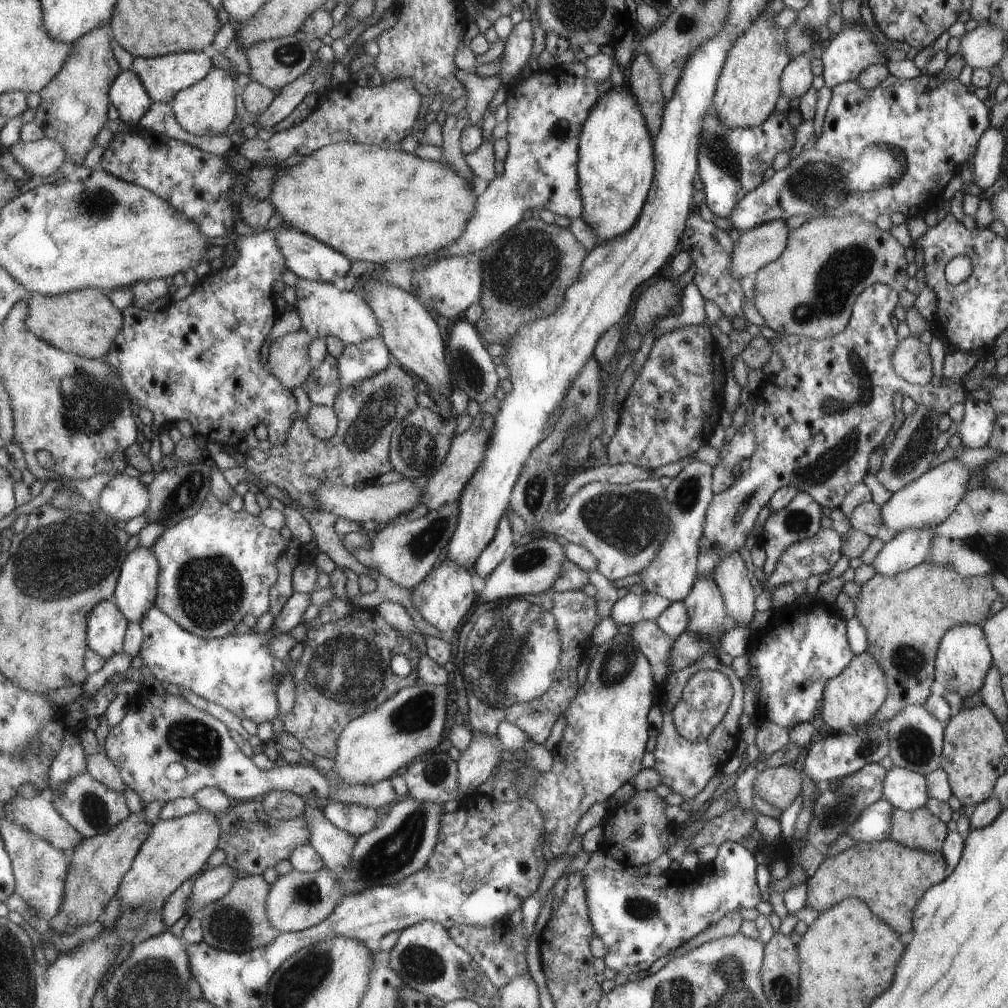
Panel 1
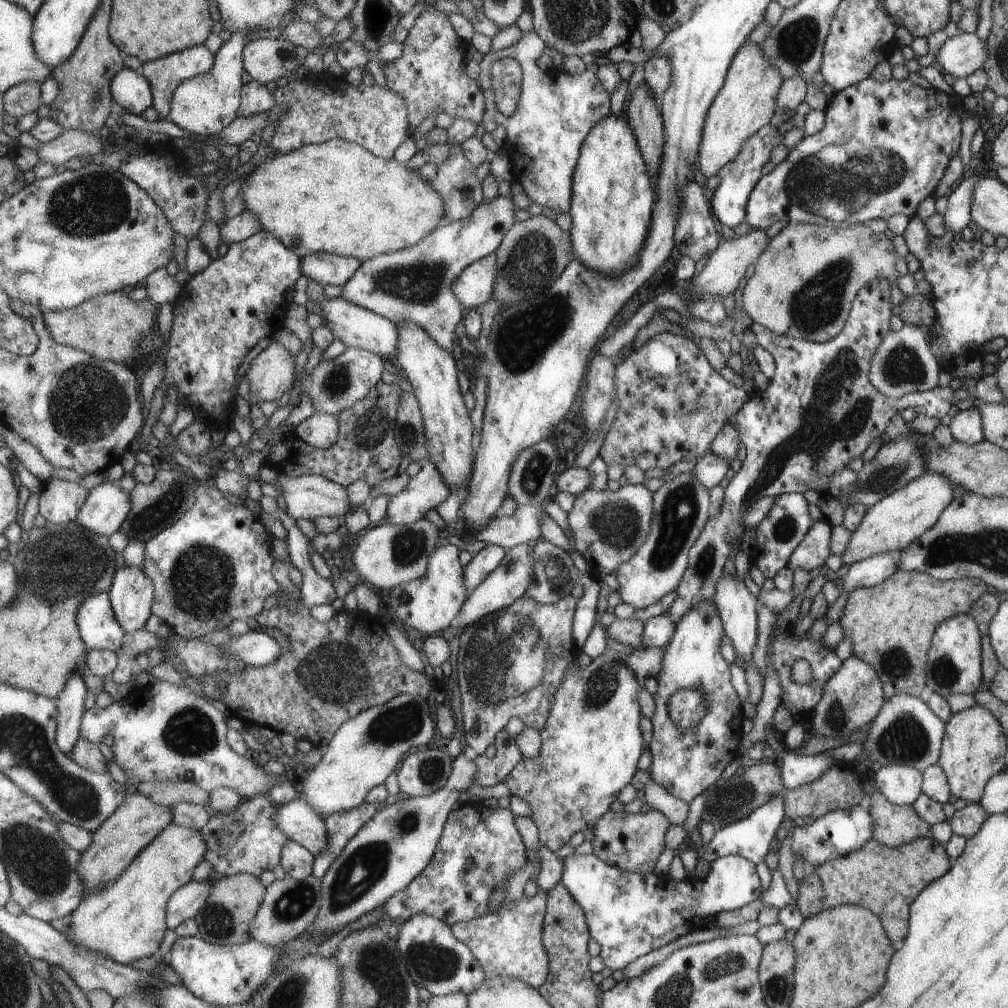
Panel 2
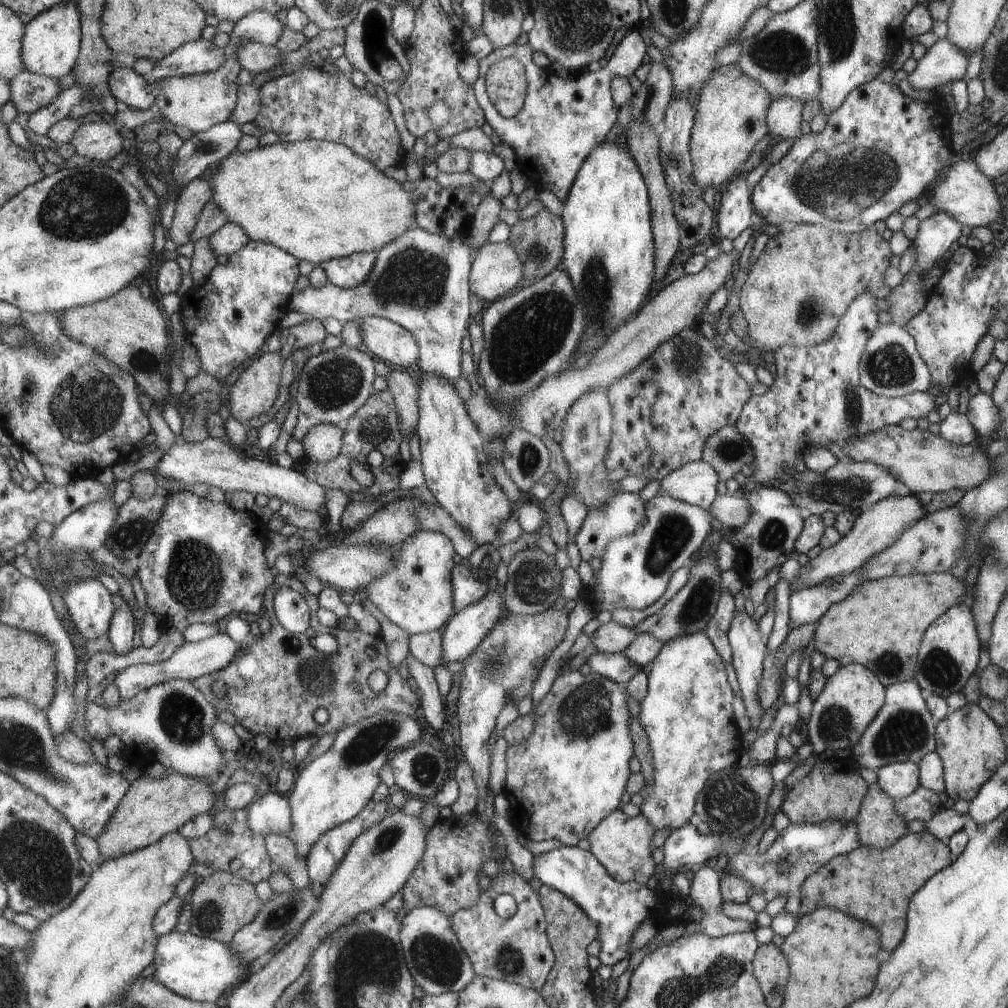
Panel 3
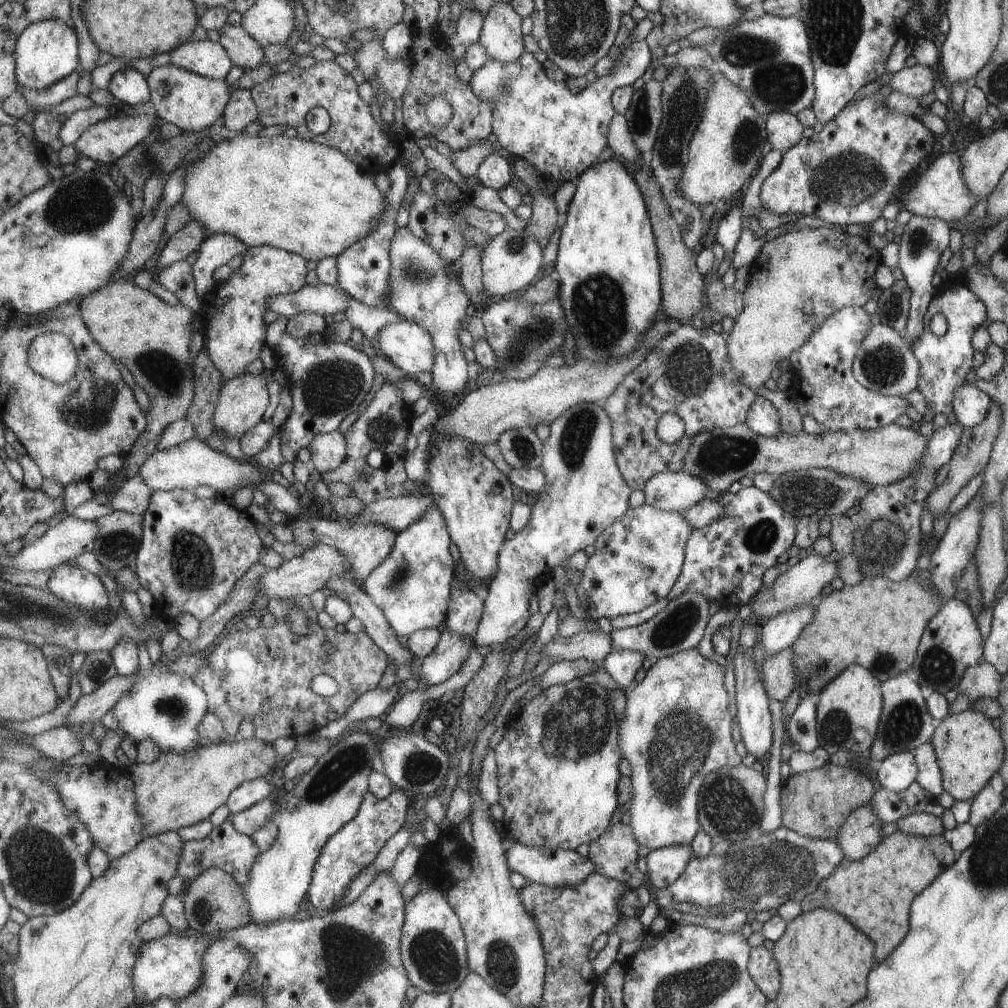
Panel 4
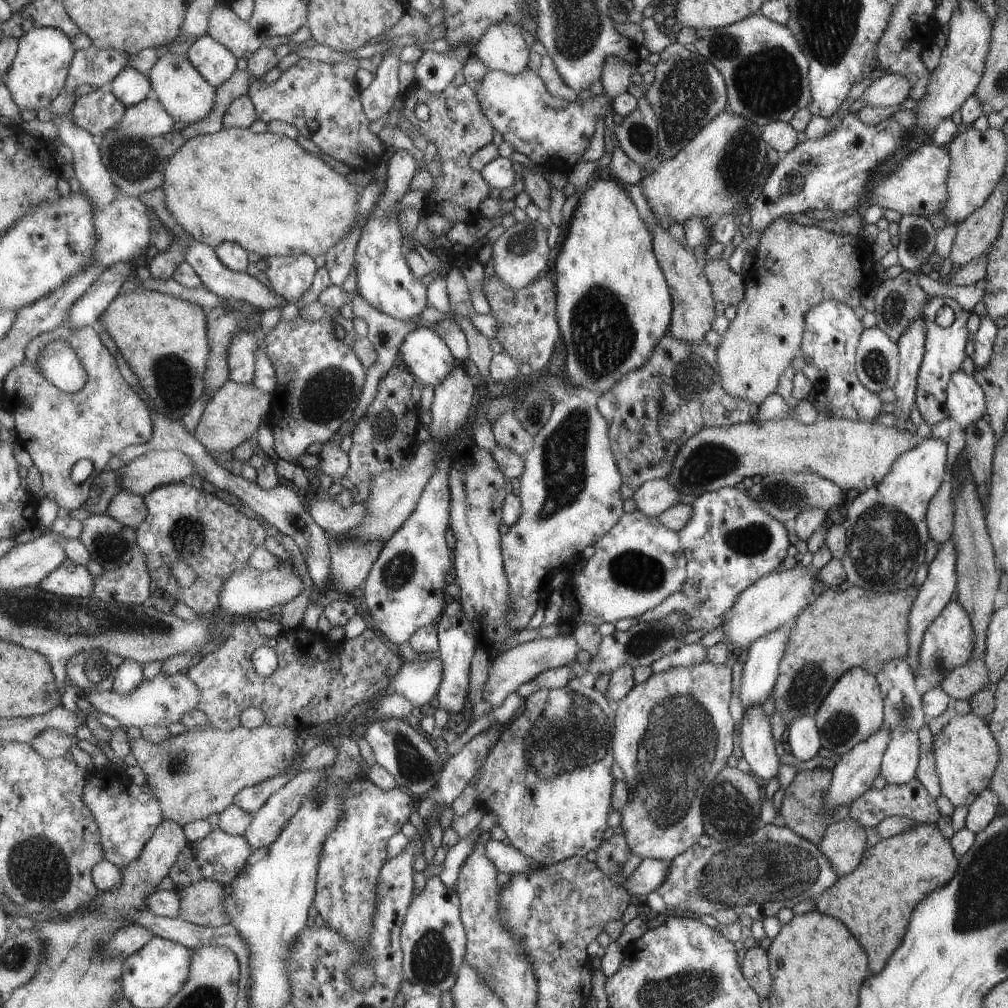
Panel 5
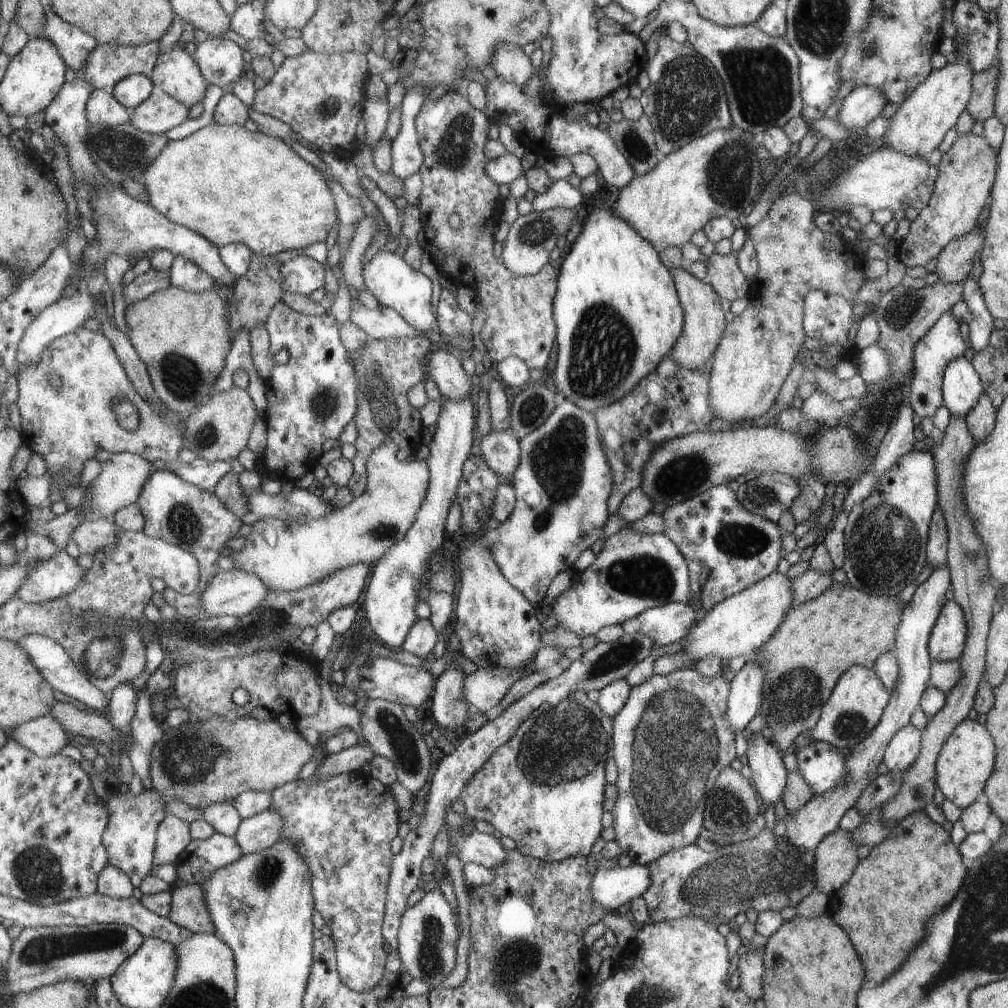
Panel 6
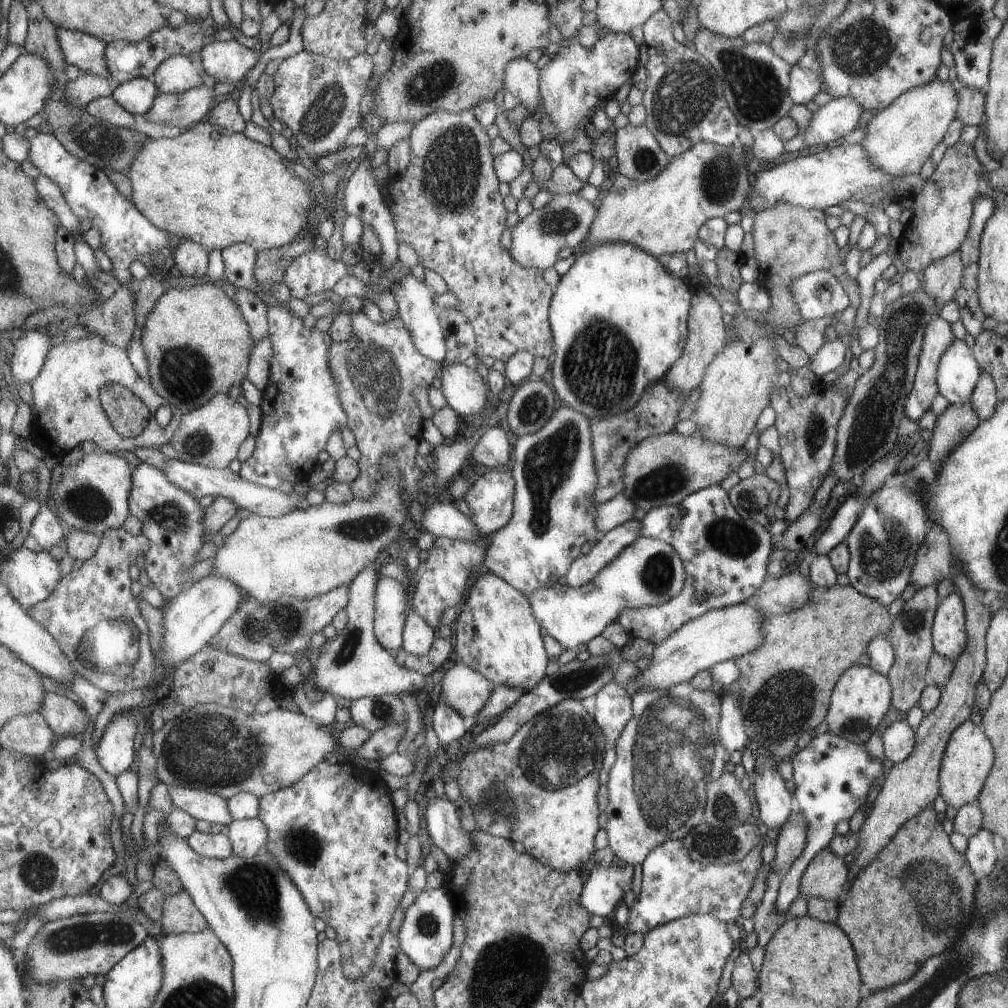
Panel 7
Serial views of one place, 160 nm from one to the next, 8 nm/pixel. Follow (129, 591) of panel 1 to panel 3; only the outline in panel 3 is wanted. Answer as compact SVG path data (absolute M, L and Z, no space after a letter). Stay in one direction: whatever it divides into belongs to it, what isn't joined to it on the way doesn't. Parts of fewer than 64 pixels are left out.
M123 600L120 607L116 608L109 640L113 642L117 653L130 653L133 638L137 634L137 618L135 618L135 608L129 604L129 600Z

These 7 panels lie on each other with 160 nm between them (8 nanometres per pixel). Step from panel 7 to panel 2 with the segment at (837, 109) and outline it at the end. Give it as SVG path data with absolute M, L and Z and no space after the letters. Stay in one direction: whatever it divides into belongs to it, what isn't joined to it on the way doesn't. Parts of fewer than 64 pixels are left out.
M975 31L972 33L957 33L955 36L947 37L944 44L935 56L933 66L941 66L943 74L951 74L956 79L968 77L975 69L981 69L987 61L988 51L987 42L979 38Z

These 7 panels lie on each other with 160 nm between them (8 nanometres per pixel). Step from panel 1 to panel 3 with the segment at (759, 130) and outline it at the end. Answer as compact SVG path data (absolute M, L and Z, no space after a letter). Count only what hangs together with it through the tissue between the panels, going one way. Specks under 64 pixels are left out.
M745 175L735 176L722 188L717 210L717 232L721 238L733 240L753 223L752 204Z

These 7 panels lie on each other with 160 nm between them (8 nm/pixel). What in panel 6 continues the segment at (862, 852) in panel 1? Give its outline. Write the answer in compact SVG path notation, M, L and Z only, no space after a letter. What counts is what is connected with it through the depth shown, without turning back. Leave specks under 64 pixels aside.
M919 809L893 825L883 841L871 847L869 854L857 862L852 877L837 890L839 911L833 912L830 918L849 930L849 940L853 942L853 946L857 946L857 954L861 954L865 980L873 980L875 985L879 985L904 965L909 954L917 948L917 942L923 936L923 924L927 922L931 912L935 914L943 906L947 906L955 892L960 892L964 886L964 878L968 873L961 864L961 858L957 848L951 844L949 834L941 825L927 818L925 809Z

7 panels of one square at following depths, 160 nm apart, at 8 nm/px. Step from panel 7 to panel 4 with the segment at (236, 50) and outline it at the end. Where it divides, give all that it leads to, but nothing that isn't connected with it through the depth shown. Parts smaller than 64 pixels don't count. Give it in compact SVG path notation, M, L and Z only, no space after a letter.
M200 40L178 46L170 55L171 64L212 79L224 79L236 64L220 42Z

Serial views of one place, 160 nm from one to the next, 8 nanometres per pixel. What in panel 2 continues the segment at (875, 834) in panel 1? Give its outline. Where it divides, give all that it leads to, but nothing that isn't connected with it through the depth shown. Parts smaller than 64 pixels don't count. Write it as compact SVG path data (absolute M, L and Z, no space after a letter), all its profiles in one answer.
M866 803L850 806L848 809L829 811L814 819L809 826L794 827L791 838L791 851L801 856L804 862L820 865L829 859L845 856L860 848L872 838L875 824Z

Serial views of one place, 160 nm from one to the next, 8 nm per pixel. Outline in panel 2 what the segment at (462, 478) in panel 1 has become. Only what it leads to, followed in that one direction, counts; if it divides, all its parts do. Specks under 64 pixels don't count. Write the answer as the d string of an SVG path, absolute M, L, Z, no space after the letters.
M429 460L420 464L419 472L409 479L407 486L391 497L385 522L407 526L423 519L427 510L447 498L449 487L444 483L440 471Z

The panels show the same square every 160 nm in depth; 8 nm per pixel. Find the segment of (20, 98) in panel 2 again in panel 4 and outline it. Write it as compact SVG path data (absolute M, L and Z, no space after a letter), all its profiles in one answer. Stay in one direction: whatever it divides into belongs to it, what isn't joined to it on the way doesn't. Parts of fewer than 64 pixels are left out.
M79 70L73 71L69 76L65 77L61 82L52 84L48 89L38 91L18 85L18 89L25 95L32 111L38 112L45 108L61 104L63 100L71 98L77 94L77 82L79 82L81 74Z

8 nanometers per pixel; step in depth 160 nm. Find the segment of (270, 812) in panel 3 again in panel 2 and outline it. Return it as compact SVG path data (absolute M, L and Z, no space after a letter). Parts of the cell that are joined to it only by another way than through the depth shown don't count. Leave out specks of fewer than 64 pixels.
M302 795L285 806L278 807L276 821L289 839L299 842L315 856L328 849L326 819Z

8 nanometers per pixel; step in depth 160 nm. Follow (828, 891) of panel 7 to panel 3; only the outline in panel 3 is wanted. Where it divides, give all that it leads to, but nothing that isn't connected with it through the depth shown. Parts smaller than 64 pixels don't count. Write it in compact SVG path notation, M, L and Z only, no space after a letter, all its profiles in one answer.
M871 783L860 802L854 820L860 845L871 849L884 849L891 846L907 830L906 821L896 813L895 801Z

